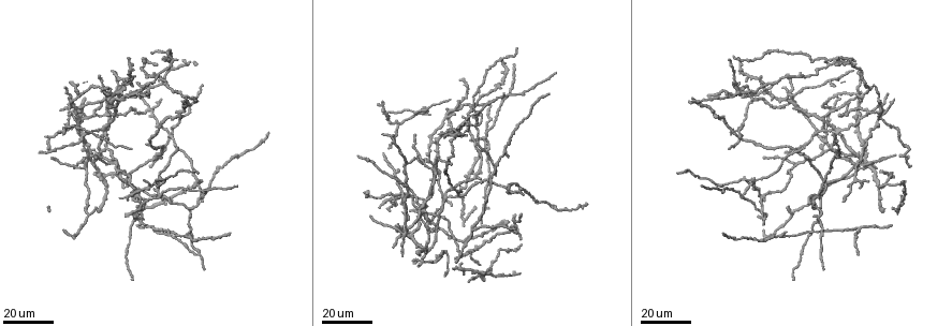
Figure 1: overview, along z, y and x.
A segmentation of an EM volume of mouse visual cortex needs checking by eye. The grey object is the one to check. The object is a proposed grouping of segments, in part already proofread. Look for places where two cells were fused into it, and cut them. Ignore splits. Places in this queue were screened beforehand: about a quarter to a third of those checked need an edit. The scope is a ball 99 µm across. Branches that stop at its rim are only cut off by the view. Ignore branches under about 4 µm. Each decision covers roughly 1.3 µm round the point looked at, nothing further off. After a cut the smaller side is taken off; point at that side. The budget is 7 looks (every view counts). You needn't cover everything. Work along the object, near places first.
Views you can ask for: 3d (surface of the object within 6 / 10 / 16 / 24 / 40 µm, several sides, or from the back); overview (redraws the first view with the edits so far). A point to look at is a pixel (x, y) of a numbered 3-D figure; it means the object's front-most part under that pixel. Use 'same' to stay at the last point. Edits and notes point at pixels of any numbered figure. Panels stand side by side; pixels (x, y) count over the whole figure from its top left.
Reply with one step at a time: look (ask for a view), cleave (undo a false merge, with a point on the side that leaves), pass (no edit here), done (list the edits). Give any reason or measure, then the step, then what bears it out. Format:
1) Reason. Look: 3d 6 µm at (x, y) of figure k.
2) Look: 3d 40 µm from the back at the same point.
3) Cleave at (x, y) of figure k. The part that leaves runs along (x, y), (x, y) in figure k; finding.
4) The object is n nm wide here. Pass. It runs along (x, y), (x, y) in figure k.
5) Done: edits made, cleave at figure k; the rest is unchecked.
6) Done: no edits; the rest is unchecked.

Arms part here. Look: 3d 24 µm at (471, 252) of figure 1.

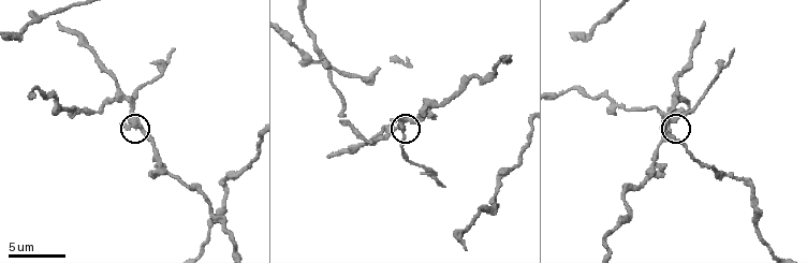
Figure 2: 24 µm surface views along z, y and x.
Closer look. Look: 3d 6 µm at (677, 118) of figure 2.

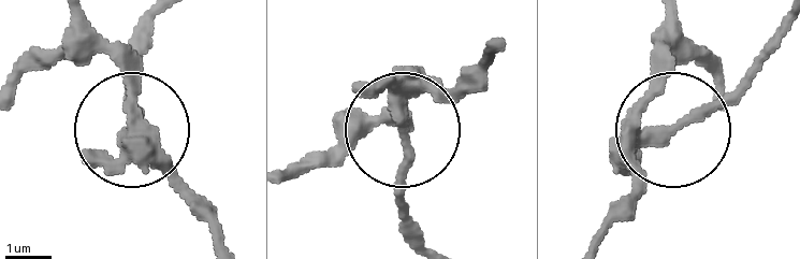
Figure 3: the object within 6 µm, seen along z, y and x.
The object is 260 nm wide here. Cleave at (411, 154) of figure 3. Two cells meet here.

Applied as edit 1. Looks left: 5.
Look: overview.

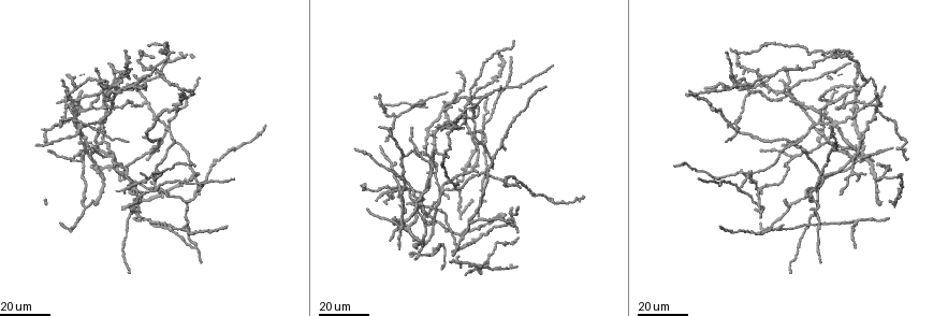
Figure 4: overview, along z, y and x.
Four arms meet. Look: 3d 24 µm at (397, 115) of figure 4.

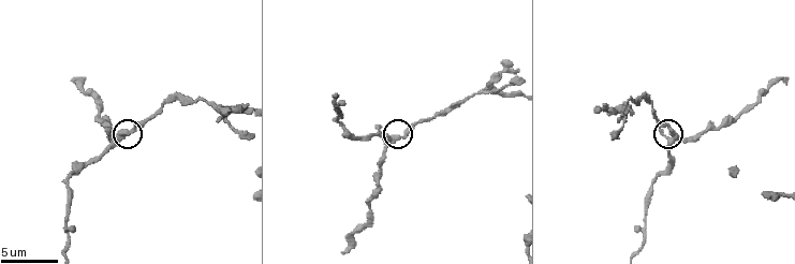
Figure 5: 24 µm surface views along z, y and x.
Closer look. Look: 3d 10 µm at (670, 139) of figure 5.

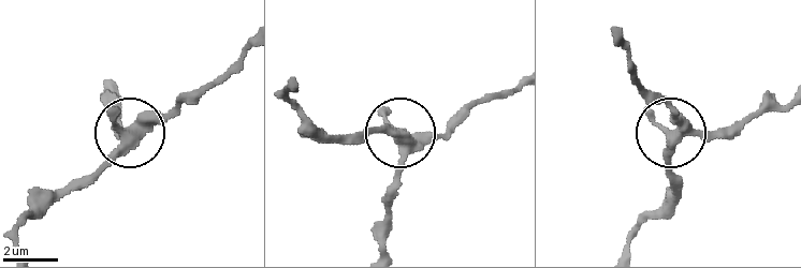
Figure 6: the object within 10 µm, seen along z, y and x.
The side arm is 16 µm long; 4 arms meet here. Pass. Continuous, no second cell.

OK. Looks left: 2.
Thin arm on a thick one. Look: 3d 16 µm at (429, 254) of figure 4.

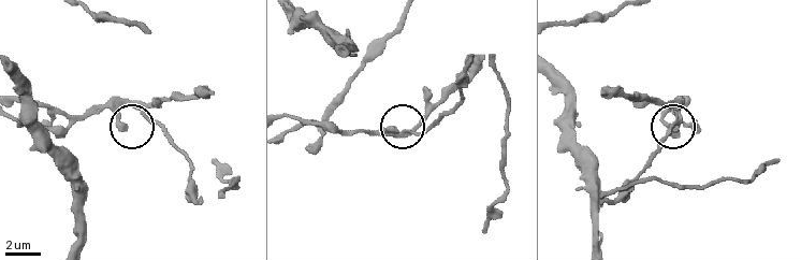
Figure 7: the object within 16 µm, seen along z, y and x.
Look: 3d 10 µm at (413, 129) of figure 7.

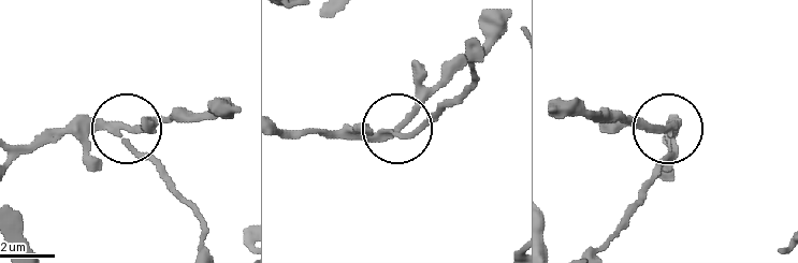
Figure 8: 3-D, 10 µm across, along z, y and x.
The object is 210 nm wide here. Pass. All the same cell.

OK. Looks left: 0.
Done: edits made, cleave at figure 3; the rest is unchecked.

